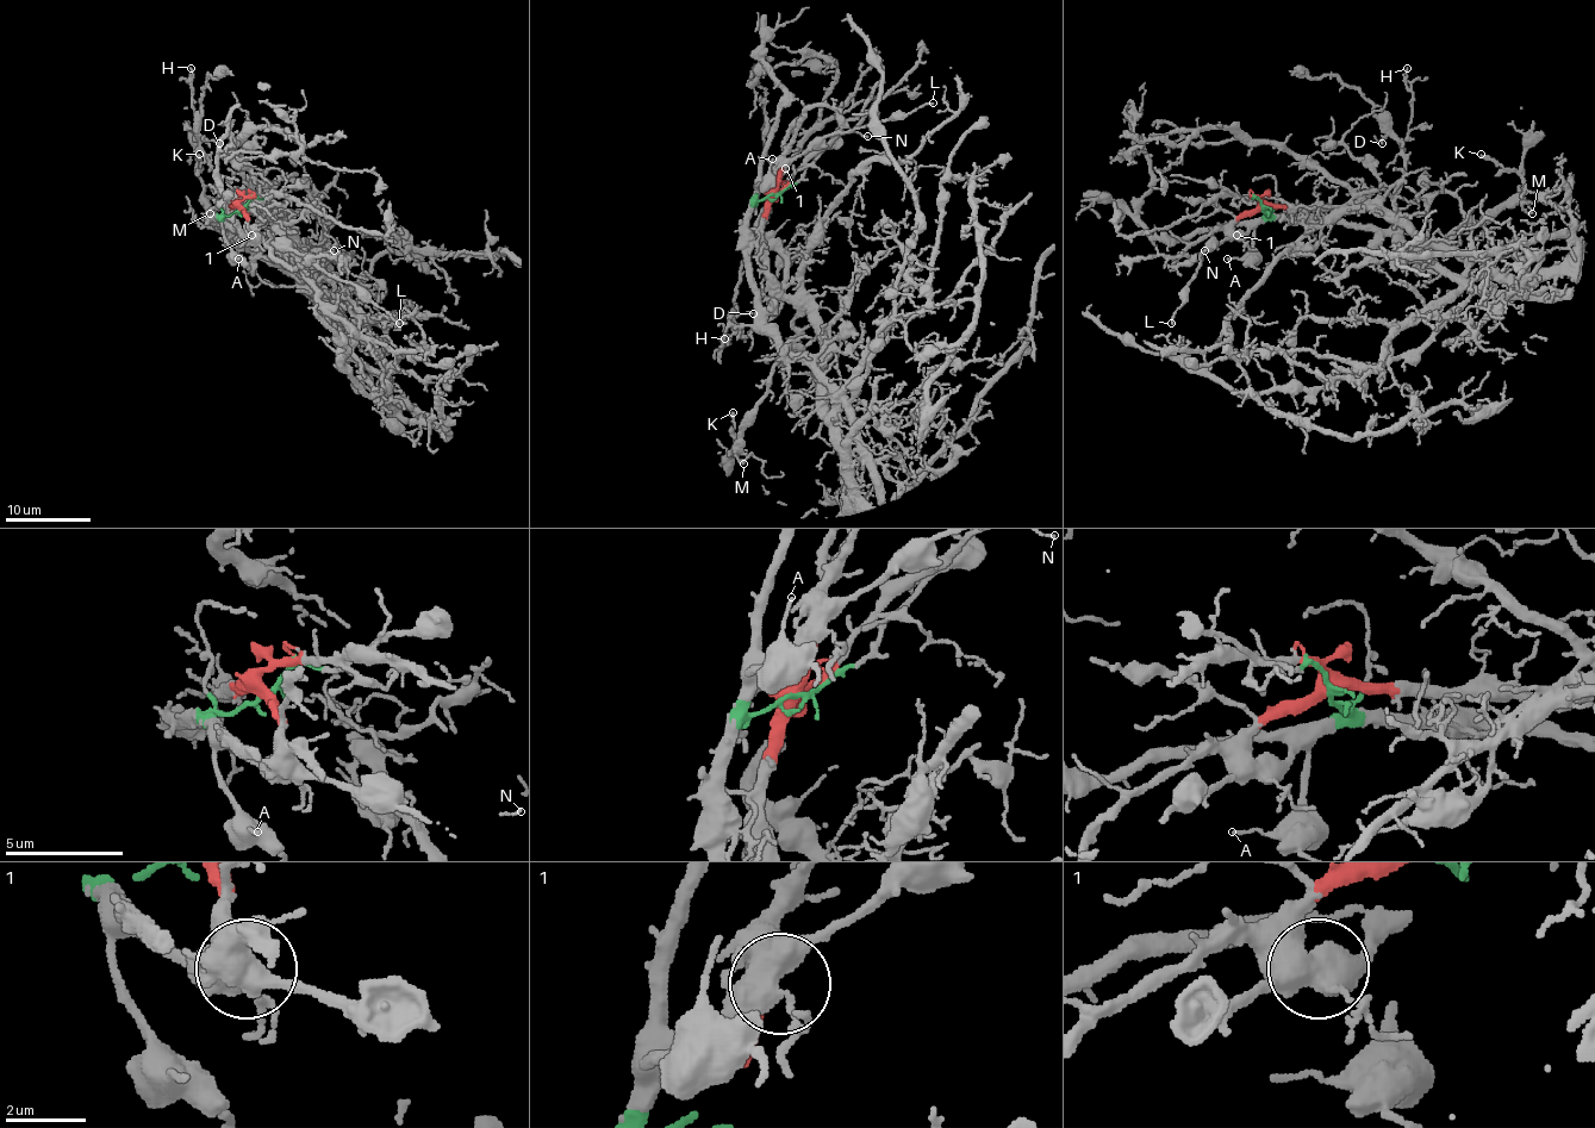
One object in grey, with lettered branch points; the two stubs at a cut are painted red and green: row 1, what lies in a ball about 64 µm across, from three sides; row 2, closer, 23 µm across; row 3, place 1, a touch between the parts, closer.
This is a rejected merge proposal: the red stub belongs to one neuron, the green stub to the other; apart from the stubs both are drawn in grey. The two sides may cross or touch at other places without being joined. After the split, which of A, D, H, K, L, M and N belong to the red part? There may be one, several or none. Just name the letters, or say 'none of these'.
none of these

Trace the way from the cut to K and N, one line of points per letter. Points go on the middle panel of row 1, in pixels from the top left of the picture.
K: (774, 194), (758, 200), (747, 218), (747, 272), (758, 321), (774, 340), (779, 361), (736, 454), (731, 412)
N: (774, 194), (755, 199), (755, 192), (768, 179), (777, 178), (824, 138), (839, 132), (867, 136)

